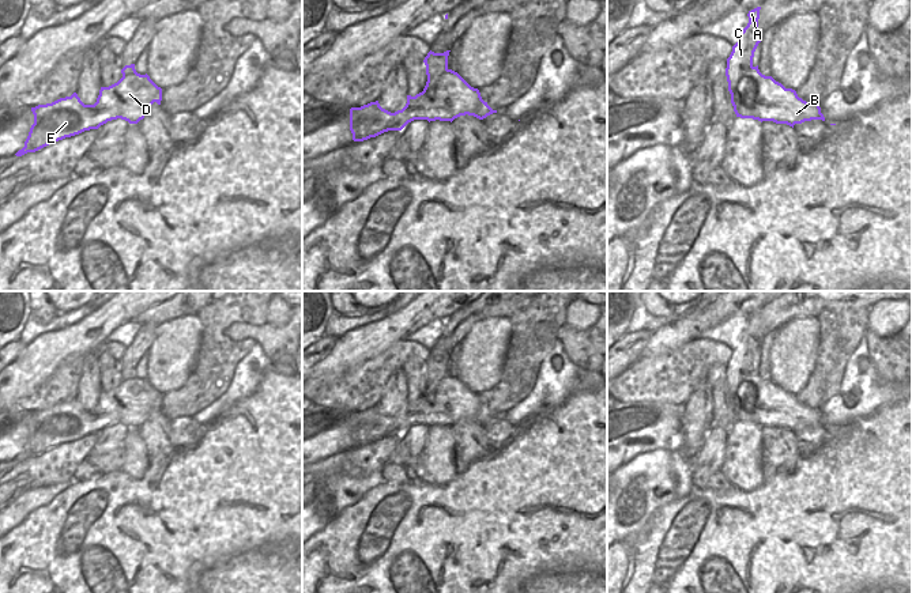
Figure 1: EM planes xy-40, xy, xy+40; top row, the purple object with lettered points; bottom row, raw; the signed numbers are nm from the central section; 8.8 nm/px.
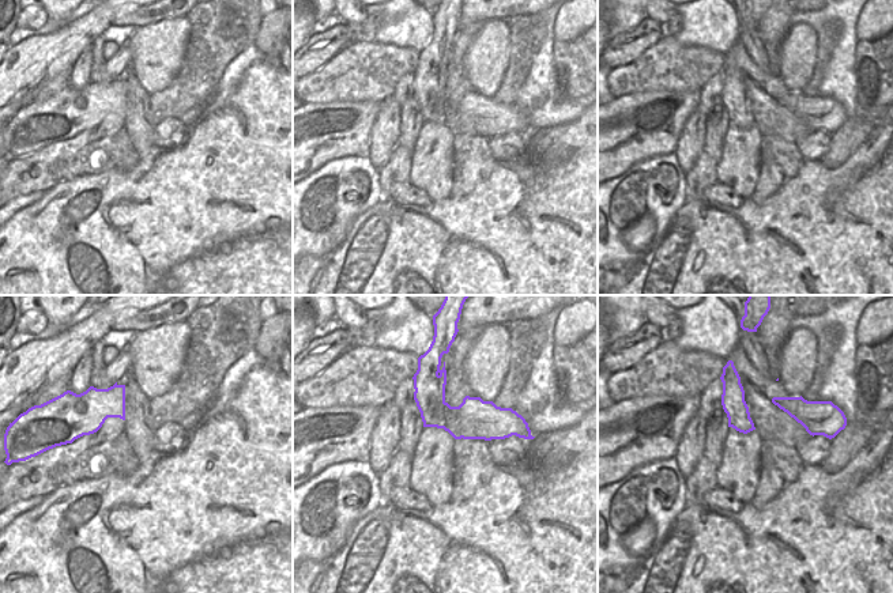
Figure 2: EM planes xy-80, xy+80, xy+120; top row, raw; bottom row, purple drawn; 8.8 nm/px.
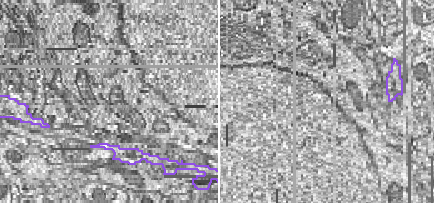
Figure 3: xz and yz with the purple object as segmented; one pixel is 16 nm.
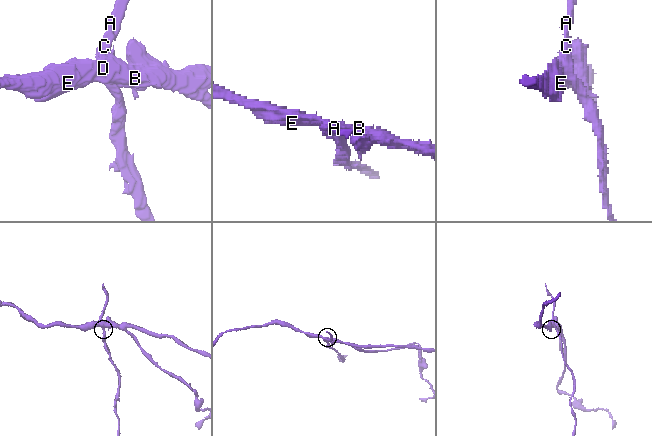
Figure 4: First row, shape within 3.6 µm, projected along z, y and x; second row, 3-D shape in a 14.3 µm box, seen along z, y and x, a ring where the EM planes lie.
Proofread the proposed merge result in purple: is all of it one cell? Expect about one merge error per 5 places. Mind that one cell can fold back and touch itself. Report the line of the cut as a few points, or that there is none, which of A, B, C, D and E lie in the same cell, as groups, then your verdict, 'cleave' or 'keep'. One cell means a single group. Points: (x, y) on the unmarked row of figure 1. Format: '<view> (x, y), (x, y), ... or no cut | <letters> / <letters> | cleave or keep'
xy (422, 412), (428, 408), (448, 411), (455, 422) | A C / B D E | cleave

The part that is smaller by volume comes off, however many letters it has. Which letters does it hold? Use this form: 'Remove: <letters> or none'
Remove: A, C

